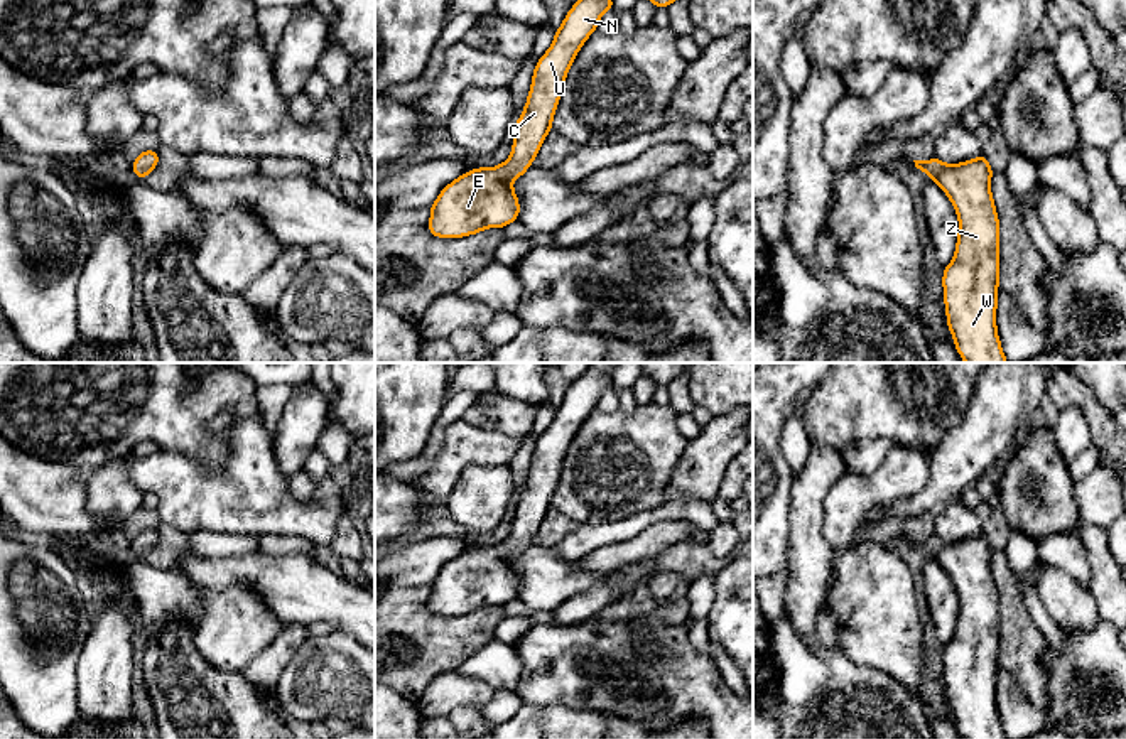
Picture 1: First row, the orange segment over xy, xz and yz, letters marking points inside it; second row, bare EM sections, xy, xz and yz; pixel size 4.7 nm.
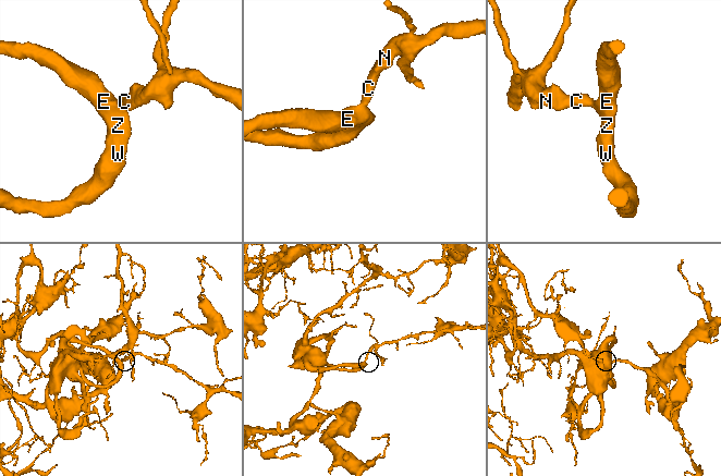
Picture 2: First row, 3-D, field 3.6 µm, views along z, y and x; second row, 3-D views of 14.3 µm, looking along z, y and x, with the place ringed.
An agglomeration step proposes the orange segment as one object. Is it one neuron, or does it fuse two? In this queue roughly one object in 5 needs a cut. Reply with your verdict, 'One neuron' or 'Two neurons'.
One neuron

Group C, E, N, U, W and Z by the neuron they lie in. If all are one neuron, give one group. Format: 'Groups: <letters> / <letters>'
Groups: C E N U W Z

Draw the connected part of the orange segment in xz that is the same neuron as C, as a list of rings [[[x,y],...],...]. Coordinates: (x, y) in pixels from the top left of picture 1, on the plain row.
[[[587,368],[567,390],[562,403],[555,408],[552,423],[535,442],[527,483],[518,499],[513,503],[512,533],[498,545],[471,547],[447,562],[430,584],[430,597],[427,602],[430,612],[437,616],[463,616],[486,606],[503,607],[512,599],[518,597],[520,580],[512,560],[523,553],[537,535],[544,516],[552,508],[554,491],[576,432],[584,423],[586,417],[598,407],[601,393],[609,388],[613,388],[611,371]]]

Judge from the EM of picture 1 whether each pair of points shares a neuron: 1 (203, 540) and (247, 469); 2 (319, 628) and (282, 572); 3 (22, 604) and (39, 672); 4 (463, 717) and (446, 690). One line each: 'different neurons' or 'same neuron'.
1: different neurons
2: different neurons
3: same neuron
4: different neurons

